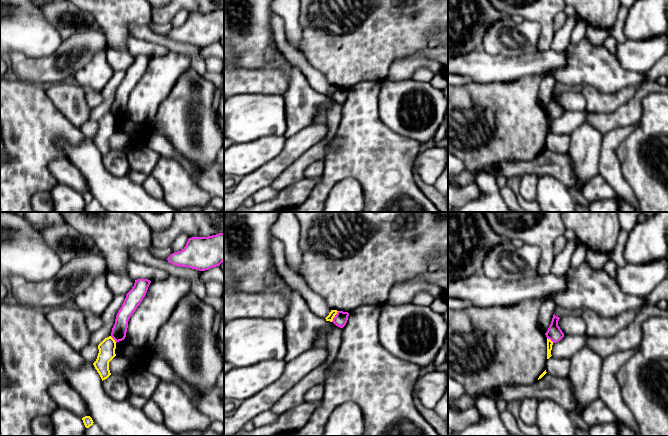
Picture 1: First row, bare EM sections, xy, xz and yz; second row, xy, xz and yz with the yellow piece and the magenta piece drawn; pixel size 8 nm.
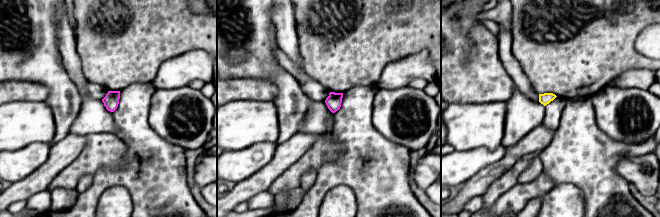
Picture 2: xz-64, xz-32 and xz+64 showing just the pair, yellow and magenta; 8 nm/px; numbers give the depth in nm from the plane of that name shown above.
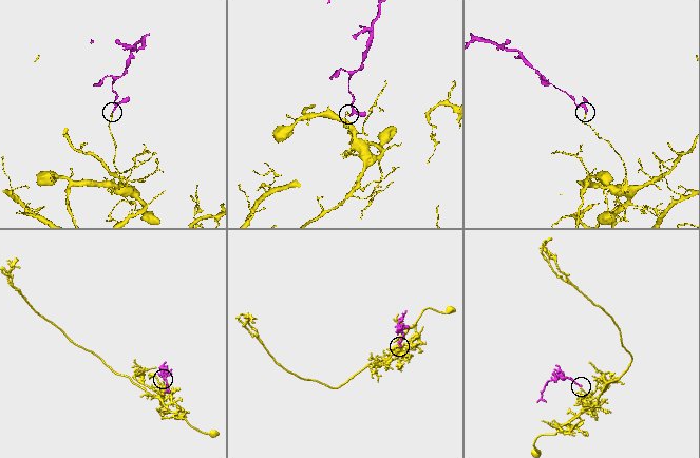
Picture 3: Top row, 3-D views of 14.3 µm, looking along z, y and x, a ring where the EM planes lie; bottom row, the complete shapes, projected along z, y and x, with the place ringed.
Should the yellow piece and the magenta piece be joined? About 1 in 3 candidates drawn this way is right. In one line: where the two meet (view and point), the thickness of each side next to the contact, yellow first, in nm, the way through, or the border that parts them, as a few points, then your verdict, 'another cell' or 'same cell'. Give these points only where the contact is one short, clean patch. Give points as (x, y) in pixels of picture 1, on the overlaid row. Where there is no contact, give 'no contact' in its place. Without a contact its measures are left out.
meets yellow in xz at (334, 316); 50 nm thick on the yellow side, 110 nm on the other; border along xz (338, 311), (331, 321); another cell

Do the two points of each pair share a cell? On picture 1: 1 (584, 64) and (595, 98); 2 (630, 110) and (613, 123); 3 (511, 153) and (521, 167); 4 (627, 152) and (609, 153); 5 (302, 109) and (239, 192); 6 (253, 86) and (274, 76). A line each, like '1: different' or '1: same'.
1: different
2: same
3: different
4: different
5: different
6: same

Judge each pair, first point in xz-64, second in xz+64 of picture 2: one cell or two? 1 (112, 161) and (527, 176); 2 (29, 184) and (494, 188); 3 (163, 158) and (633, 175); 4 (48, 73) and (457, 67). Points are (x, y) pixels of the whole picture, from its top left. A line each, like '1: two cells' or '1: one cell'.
1: two cells
2: two cells
3: two cells
4: two cells

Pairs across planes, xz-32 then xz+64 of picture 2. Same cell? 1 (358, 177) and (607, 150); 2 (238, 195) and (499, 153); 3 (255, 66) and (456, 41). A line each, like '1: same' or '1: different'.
1: same
2: different
3: same

